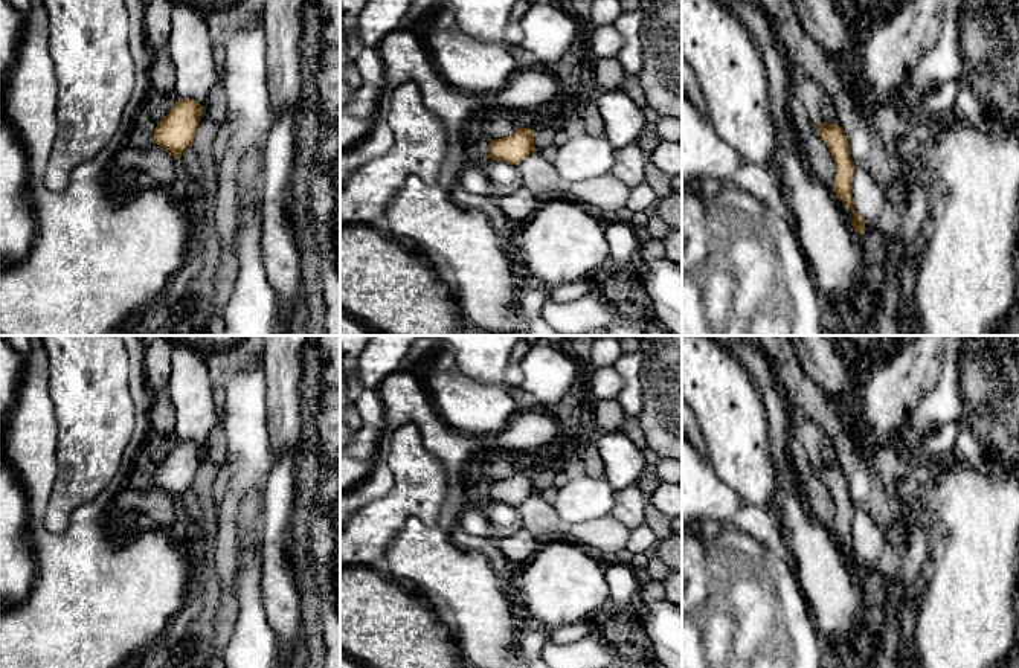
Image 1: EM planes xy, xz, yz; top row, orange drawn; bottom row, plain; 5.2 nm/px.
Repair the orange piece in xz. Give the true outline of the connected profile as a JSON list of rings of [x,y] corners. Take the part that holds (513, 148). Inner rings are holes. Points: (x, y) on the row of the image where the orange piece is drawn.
[[[517,128],[510,136],[491,140],[487,159],[517,166],[534,151],[534,130]]]

